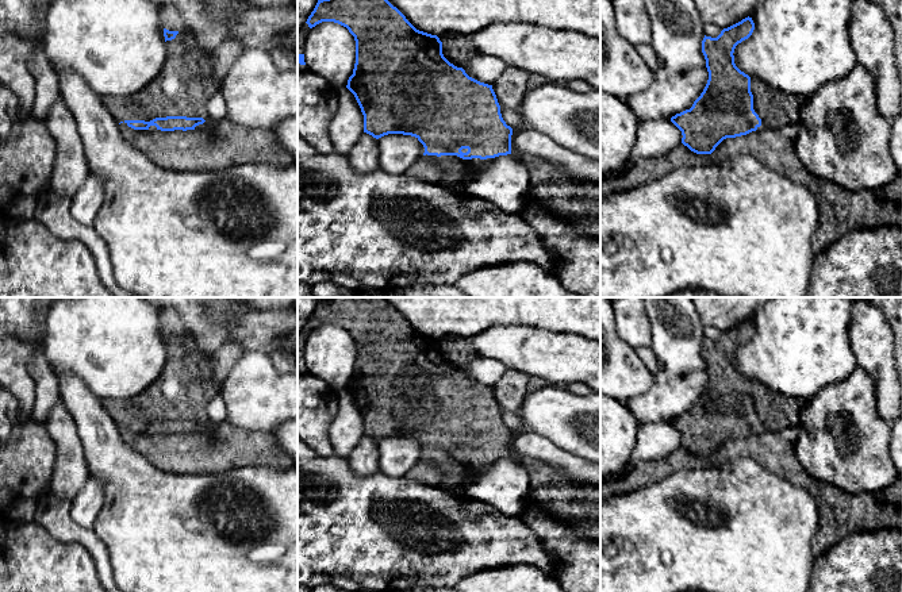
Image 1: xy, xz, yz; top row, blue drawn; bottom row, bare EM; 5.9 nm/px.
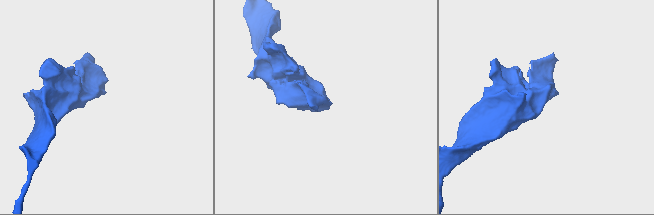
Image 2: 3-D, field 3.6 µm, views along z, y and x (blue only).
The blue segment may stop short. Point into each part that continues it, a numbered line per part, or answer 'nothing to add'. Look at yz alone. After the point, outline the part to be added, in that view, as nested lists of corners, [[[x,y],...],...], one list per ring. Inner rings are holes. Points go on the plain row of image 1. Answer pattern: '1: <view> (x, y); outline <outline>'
1: yz (775, 411); outline [[[751,380],[751,395],[753,412],[761,422],[761,428],[756,434],[778,433],[782,428],[798,426],[803,400],[774,392],[757,380]]]

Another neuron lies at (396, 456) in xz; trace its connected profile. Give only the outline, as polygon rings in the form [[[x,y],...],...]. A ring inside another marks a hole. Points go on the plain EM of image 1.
[[[388,437],[377,442],[380,472],[389,477],[406,477],[421,461],[422,446],[418,441]]]

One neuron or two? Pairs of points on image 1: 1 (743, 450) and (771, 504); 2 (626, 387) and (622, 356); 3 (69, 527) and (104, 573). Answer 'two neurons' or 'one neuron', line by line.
1: two neurons
2: one neuron
3: one neuron

